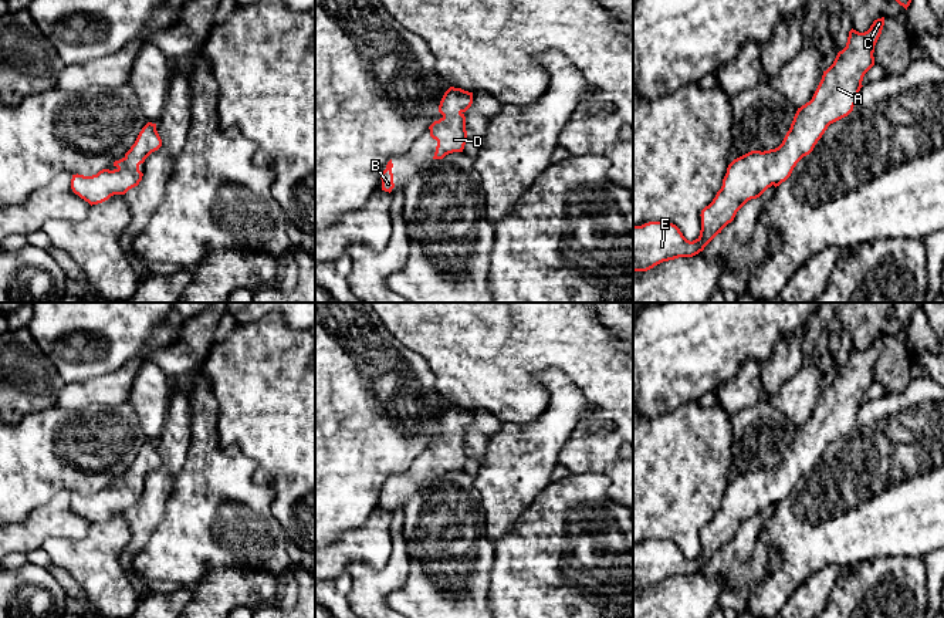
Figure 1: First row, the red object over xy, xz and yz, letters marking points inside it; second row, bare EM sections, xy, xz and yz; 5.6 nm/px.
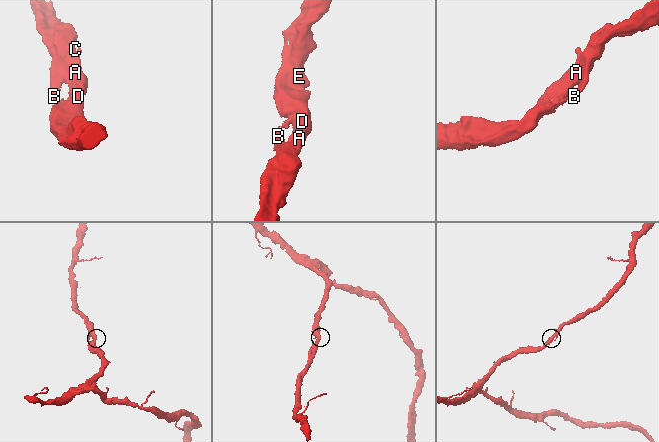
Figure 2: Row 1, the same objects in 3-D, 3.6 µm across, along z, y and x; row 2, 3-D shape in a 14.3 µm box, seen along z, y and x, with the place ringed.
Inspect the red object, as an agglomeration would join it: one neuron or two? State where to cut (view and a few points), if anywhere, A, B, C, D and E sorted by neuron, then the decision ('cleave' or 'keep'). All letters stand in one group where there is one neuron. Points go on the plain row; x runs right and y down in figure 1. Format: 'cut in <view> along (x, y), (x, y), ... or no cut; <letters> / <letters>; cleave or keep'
no cut; A B C D E; keep

